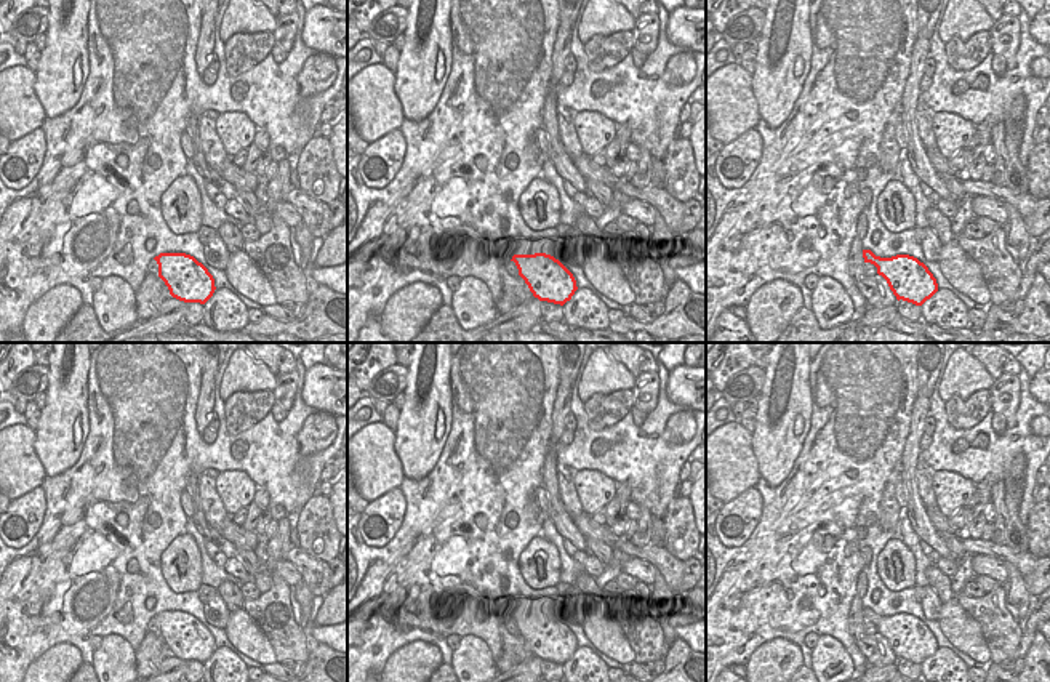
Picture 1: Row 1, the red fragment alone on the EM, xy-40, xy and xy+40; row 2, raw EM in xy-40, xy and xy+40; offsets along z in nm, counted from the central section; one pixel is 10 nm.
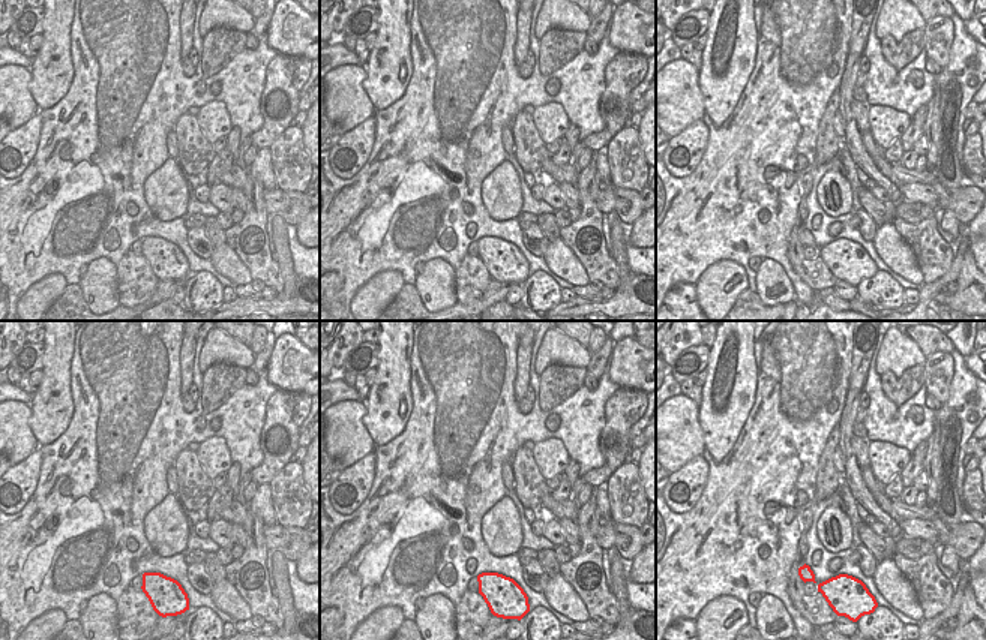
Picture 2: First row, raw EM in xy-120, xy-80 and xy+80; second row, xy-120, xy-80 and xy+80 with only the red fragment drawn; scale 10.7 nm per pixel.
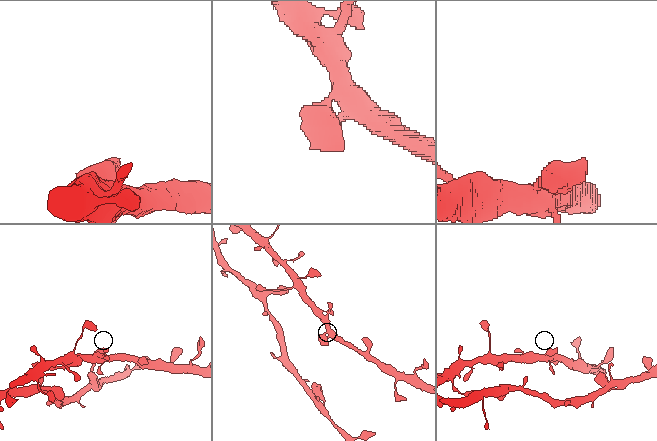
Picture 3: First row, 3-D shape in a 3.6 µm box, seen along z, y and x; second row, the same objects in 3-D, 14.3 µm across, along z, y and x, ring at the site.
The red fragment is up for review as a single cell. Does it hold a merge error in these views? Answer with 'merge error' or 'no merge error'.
no merge error

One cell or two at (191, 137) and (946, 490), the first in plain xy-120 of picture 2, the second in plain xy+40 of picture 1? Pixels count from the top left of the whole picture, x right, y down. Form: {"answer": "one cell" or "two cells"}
{"answer": "two cells"}

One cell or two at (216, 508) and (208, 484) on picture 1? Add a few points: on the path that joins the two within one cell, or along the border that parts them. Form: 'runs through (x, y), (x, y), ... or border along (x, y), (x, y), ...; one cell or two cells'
runs through (213, 501), (208, 497), (208, 490); one cell

